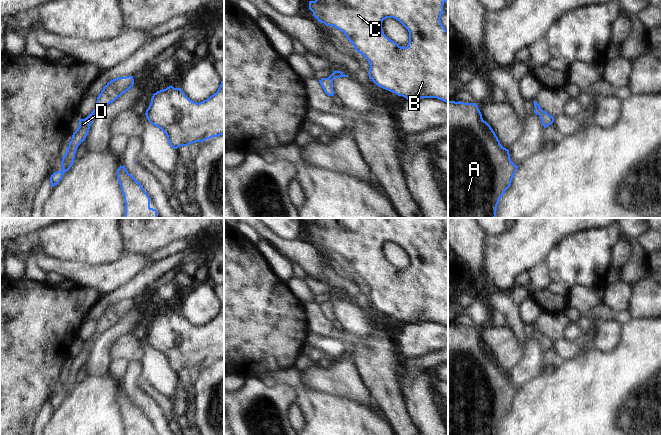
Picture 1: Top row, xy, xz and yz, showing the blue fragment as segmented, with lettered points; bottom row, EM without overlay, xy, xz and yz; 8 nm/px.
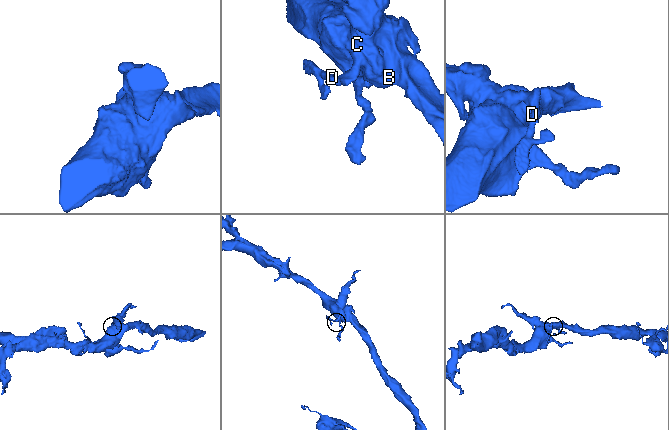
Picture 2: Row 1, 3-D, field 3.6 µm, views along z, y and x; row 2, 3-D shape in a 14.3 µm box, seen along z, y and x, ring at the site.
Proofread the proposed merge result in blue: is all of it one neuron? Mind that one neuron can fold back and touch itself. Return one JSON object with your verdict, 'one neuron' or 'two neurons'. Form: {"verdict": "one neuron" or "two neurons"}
{"verdict": "one neuron"}

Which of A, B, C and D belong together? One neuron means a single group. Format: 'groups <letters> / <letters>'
groups A B C D

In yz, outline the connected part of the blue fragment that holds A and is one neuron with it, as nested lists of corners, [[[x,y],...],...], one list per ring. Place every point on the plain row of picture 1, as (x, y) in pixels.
[[[448,324],[448,435],[496,435],[500,422],[510,411],[518,390],[511,383],[509,374],[504,372],[491,350],[483,344],[476,327],[464,327]]]

